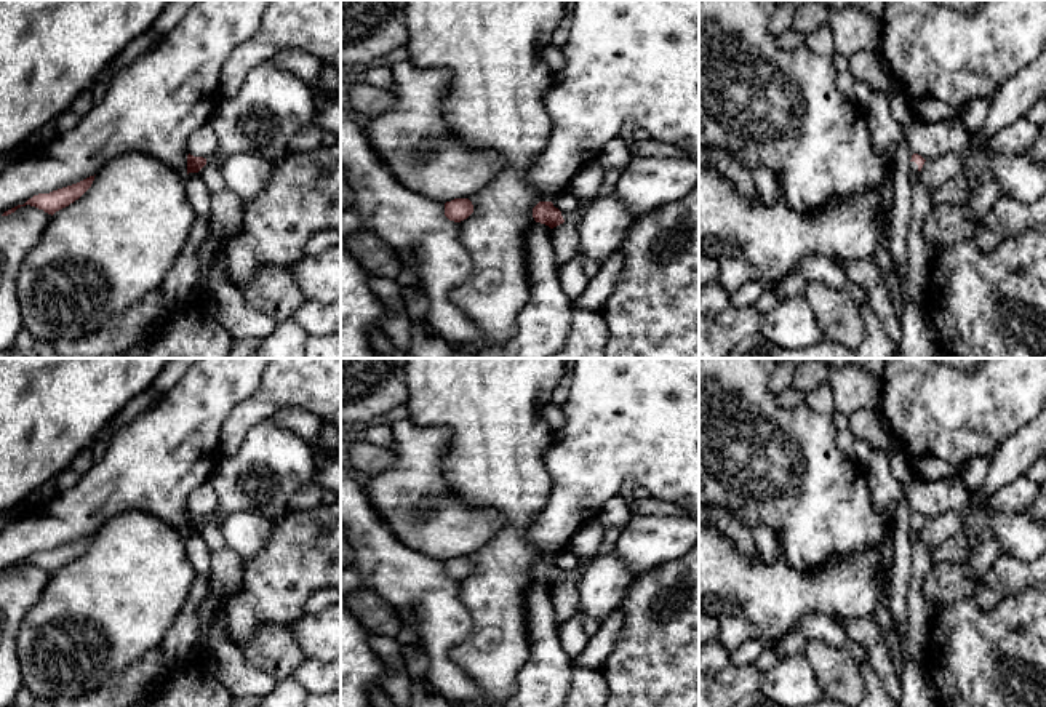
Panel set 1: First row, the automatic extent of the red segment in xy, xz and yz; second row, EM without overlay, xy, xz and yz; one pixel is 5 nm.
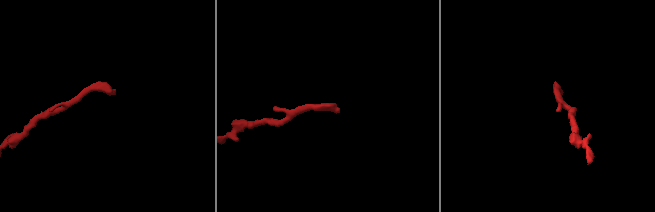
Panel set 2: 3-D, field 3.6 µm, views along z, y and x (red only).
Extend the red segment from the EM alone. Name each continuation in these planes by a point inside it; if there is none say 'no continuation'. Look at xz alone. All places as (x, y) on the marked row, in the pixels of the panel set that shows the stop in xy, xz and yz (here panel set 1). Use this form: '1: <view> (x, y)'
1: xz (570, 216)

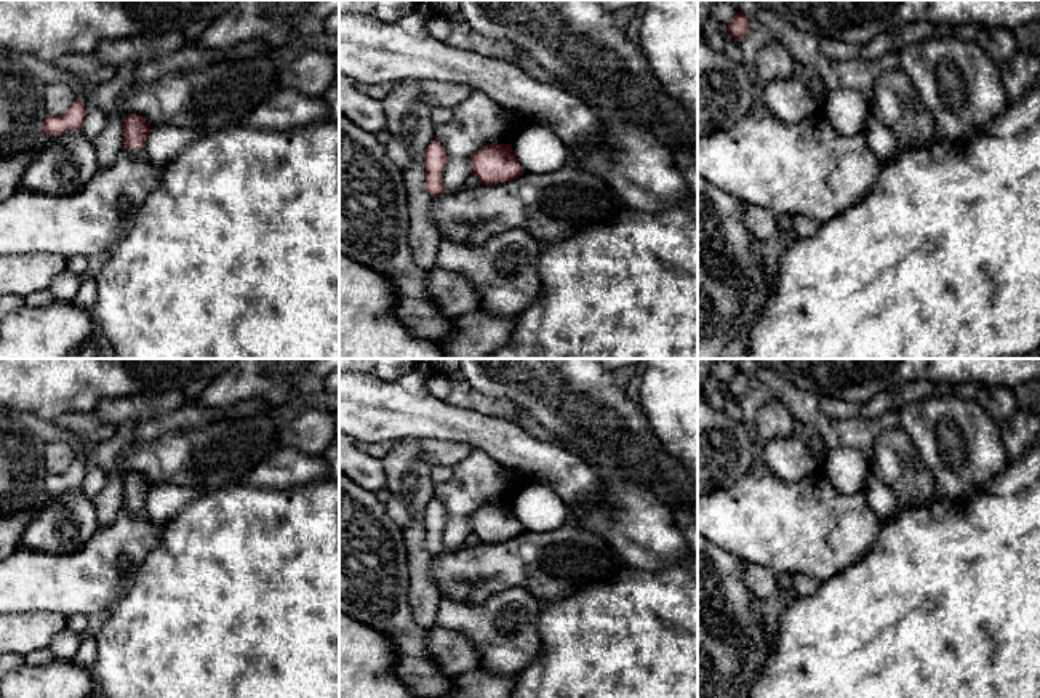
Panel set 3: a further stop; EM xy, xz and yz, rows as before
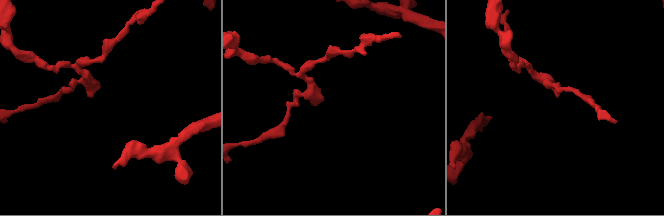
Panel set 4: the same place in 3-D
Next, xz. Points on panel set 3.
no continuation

